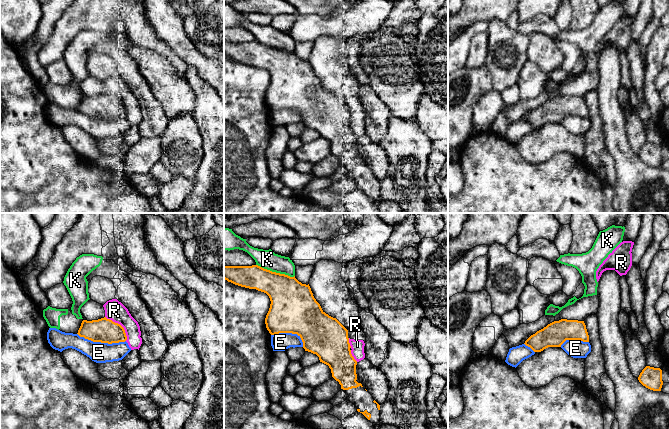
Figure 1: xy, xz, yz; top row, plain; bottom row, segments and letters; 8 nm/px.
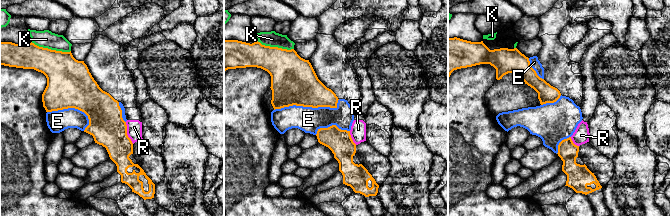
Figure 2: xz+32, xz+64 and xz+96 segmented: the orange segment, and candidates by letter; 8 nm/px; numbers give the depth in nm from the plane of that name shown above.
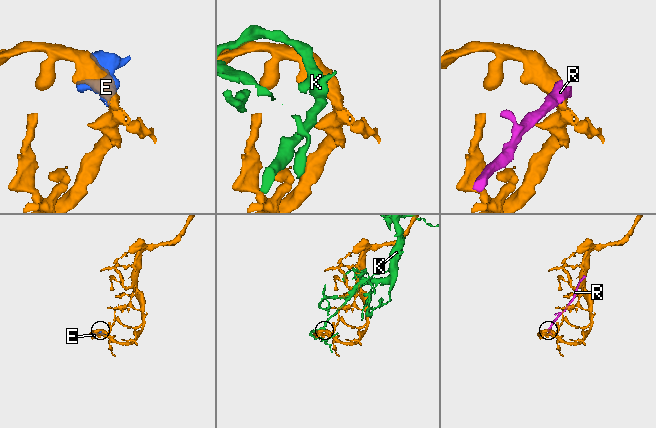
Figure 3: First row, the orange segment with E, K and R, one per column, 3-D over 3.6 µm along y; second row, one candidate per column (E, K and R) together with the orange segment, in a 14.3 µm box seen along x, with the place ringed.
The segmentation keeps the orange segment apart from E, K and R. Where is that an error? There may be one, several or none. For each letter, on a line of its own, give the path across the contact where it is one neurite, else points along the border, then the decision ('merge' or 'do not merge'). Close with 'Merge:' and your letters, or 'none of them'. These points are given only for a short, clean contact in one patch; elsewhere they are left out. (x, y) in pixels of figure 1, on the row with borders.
E: do not merge
K: do not merge
R: do not merge
Merge: none of them

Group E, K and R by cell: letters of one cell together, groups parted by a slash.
E R / K

